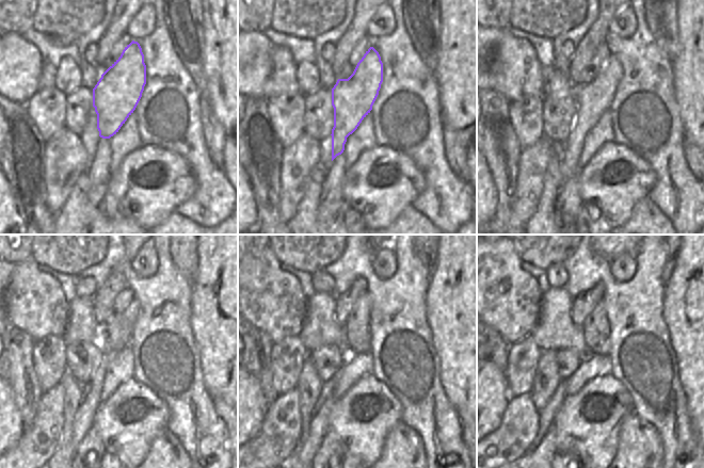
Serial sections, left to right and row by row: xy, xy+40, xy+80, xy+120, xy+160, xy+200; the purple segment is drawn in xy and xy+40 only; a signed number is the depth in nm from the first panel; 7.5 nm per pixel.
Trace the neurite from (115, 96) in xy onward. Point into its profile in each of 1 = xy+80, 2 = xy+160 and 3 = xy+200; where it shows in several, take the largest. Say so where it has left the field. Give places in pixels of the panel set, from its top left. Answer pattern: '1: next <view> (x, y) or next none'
1: next xy+80 (592, 99)
2: next xy+160 (319, 422)
3: next xy+200 (545, 451)

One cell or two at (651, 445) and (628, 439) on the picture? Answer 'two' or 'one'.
one

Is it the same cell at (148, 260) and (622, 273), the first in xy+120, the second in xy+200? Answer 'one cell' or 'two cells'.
one cell

